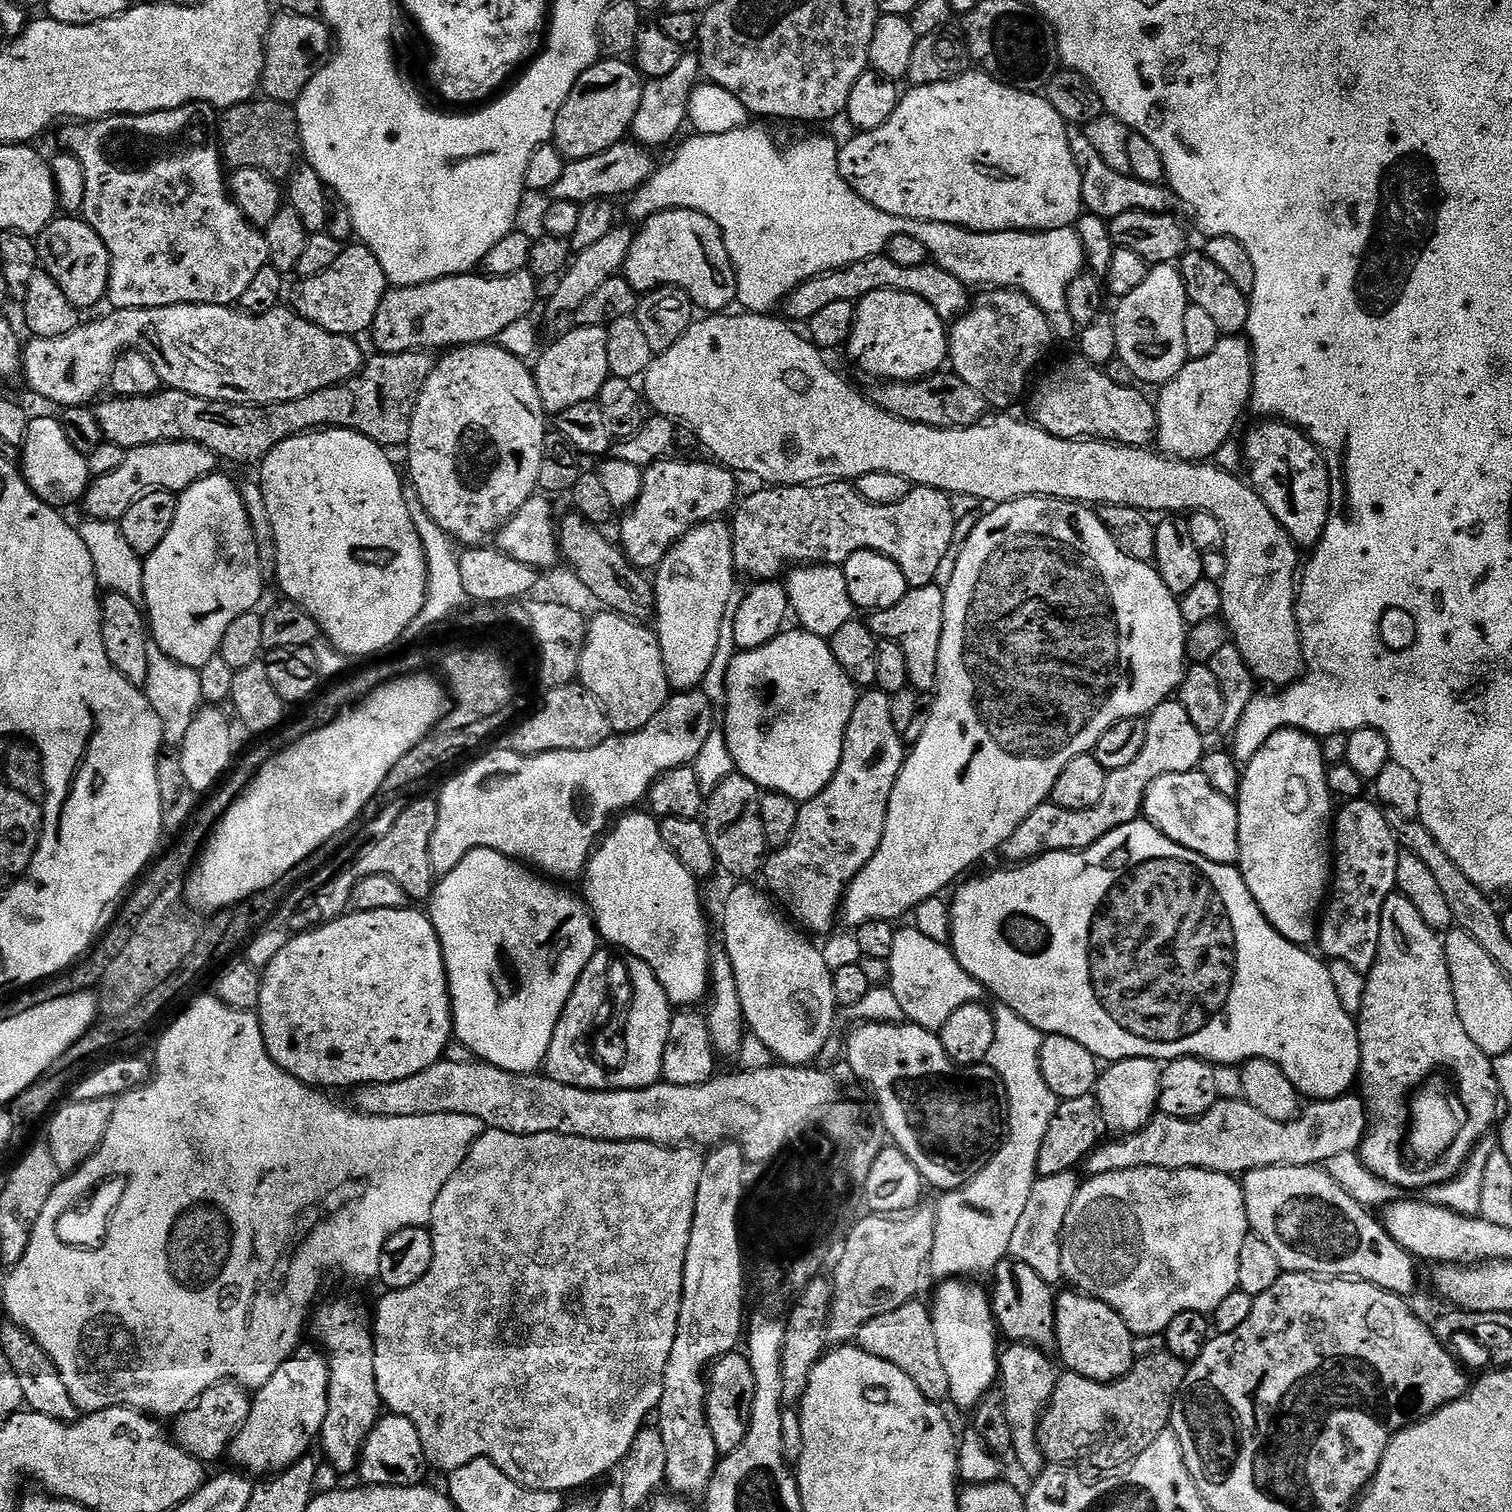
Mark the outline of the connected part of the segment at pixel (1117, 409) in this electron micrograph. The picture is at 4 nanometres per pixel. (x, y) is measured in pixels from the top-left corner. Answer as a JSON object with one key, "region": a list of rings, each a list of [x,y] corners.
{"region":[[[1086,359],[1064,360],[1032,392],[1031,423],[1063,440],[1102,440],[1142,448],[1157,439],[1156,406],[1136,386],[1112,382],[1103,367]]]}

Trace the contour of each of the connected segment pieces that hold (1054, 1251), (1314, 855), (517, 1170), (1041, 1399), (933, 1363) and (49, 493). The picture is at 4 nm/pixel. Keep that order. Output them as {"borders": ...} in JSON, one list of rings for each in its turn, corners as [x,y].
{"borders":[[[[1074,1170],[1064,1171],[1062,1174],[1054,1174],[1039,1177],[1031,1188],[1030,1199],[1026,1202],[1025,1213],[1018,1222],[1017,1229],[1011,1239],[1009,1255],[1020,1260],[1035,1270],[1039,1277],[1047,1284],[1057,1285],[1063,1279],[1061,1274],[1061,1237],[1063,1236],[1065,1220],[1073,1205],[1077,1190],[1080,1185],[1080,1177]]],[[[1279,728],[1270,739],[1263,744],[1254,754],[1254,758],[1247,761],[1240,777],[1240,787],[1238,795],[1235,797],[1236,813],[1238,814],[1238,846],[1240,847],[1240,858],[1238,867],[1240,877],[1246,882],[1250,894],[1258,902],[1262,914],[1292,944],[1308,946],[1317,939],[1318,936],[1318,917],[1322,912],[1322,905],[1330,892],[1330,885],[1334,879],[1334,797],[1332,791],[1328,788],[1328,769],[1329,765],[1324,763],[1324,746],[1317,737],[1310,733],[1302,731],[1300,728]]],[[[488,1128],[472,1143],[462,1166],[446,1182],[438,1202],[434,1202],[430,1225],[434,1258],[430,1270],[414,1286],[385,1291],[376,1312],[374,1308],[378,1394],[391,1415],[410,1418],[418,1426],[424,1456],[433,1469],[441,1468],[449,1474],[475,1459],[488,1459],[528,1489],[568,1494],[571,1488],[580,1488],[606,1475],[615,1464],[627,1461],[634,1438],[645,1427],[644,1419],[659,1409],[666,1366],[678,1334],[686,1252],[706,1161],[696,1152],[699,1151],[692,1146],[665,1146],[641,1140],[598,1142],[557,1132],[523,1136],[497,1128]]],[[[1032,1344],[1007,1345],[1008,1349],[999,1353],[1000,1376],[1002,1377],[1002,1391],[1006,1402],[1006,1419],[1010,1421],[1010,1434],[1014,1434],[1012,1452],[1016,1460],[1031,1474],[1039,1474],[1044,1471],[1046,1461],[1044,1449],[1040,1446],[1038,1435],[1038,1421],[1044,1415],[1044,1409],[1052,1400],[1056,1389],[1058,1371],[1052,1365],[1052,1360],[1047,1351],[1036,1348]]],[[[909,1302],[906,1306],[898,1306],[898,1310],[890,1310],[890,1314],[882,1314],[866,1322],[866,1326],[860,1328],[858,1346],[910,1374],[928,1400],[944,1402],[950,1397],[950,1378],[946,1378],[942,1354],[938,1354],[938,1338],[934,1338],[934,1322],[929,1305],[920,1303]]],[[[33,415],[29,419],[22,455],[24,481],[39,500],[57,510],[64,510],[67,504],[79,505],[83,501],[90,483],[88,458],[70,446],[70,438],[66,438],[66,430],[55,415]]]]}

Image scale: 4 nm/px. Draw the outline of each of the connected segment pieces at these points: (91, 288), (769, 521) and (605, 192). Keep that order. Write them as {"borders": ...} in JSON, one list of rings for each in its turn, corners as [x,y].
{"borders":[[[[72,214],[61,215],[41,230],[35,242],[43,271],[58,282],[62,294],[66,294],[77,310],[92,308],[107,297],[112,258],[102,238],[83,218]]],[[[821,482],[815,486],[809,487],[807,484],[790,484],[787,486],[764,486],[761,487],[761,492],[752,492],[748,497],[741,499],[735,505],[734,515],[730,520],[730,527],[732,530],[732,541],[734,542],[734,562],[736,563],[737,573],[744,574],[749,572],[756,582],[772,582],[777,579],[776,576],[780,571],[785,571],[784,564],[787,566],[842,566],[850,558],[850,554],[854,554],[858,550],[870,550],[882,554],[886,558],[890,558],[902,570],[902,574],[906,574],[906,582],[909,588],[921,588],[927,584],[937,583],[938,577],[936,575],[940,572],[940,567],[944,564],[944,559],[948,556],[948,551],[952,548],[952,540],[957,539],[956,526],[958,517],[956,512],[952,509],[949,493],[939,492],[936,488],[922,488],[919,486],[913,487],[912,492],[906,497],[902,498],[902,502],[897,504],[871,504],[869,500],[863,500],[855,487],[848,482]]],[[[621,142],[610,146],[610,150],[602,150],[602,154],[594,154],[591,158],[567,161],[562,170],[562,178],[554,182],[550,196],[558,202],[574,202],[582,205],[591,200],[607,200],[617,198],[625,192],[631,194],[647,184],[653,172],[657,171],[658,160],[643,144]]]]}

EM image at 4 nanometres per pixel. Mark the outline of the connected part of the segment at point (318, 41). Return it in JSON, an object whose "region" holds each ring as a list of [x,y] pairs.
{"region":[[[280,14],[273,19],[272,30],[268,34],[266,55],[264,58],[264,78],[262,88],[271,99],[280,100],[283,104],[292,104],[299,100],[302,90],[308,84],[308,80],[329,59],[330,45],[334,36],[323,19],[314,16],[293,16]]]}

